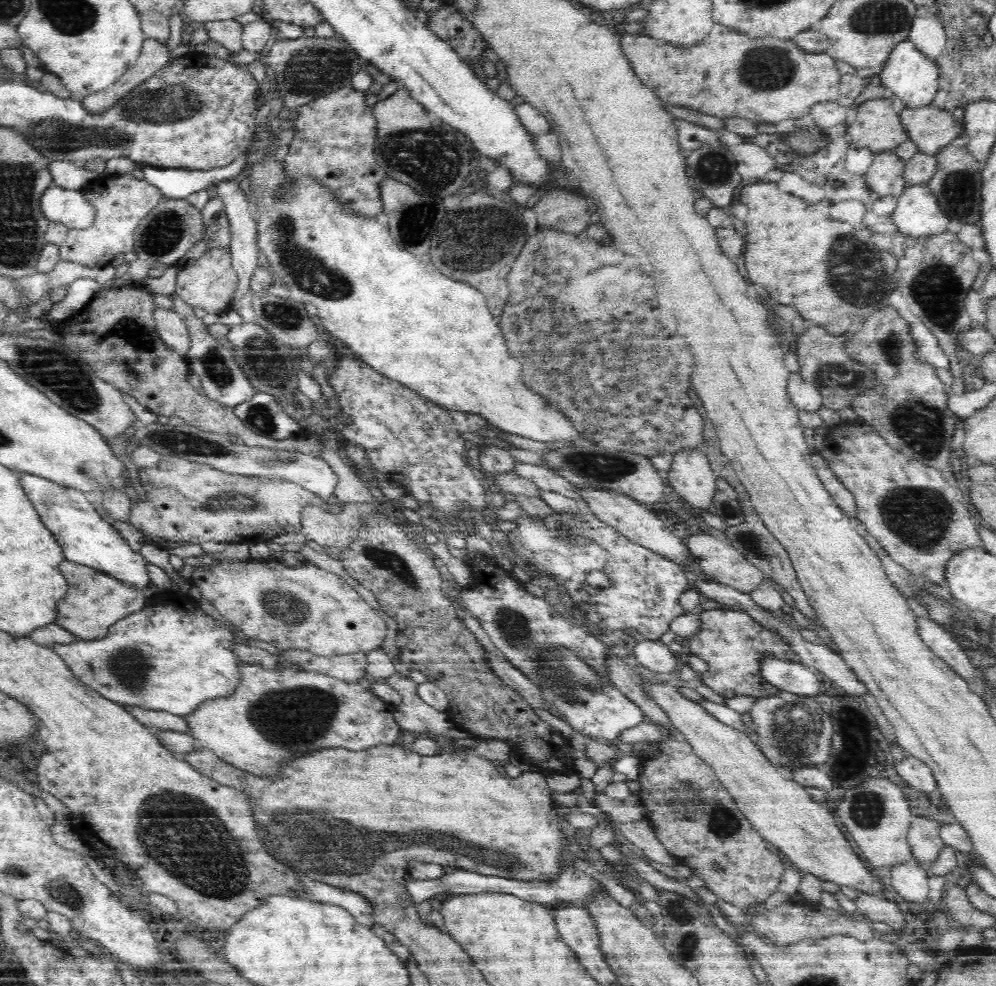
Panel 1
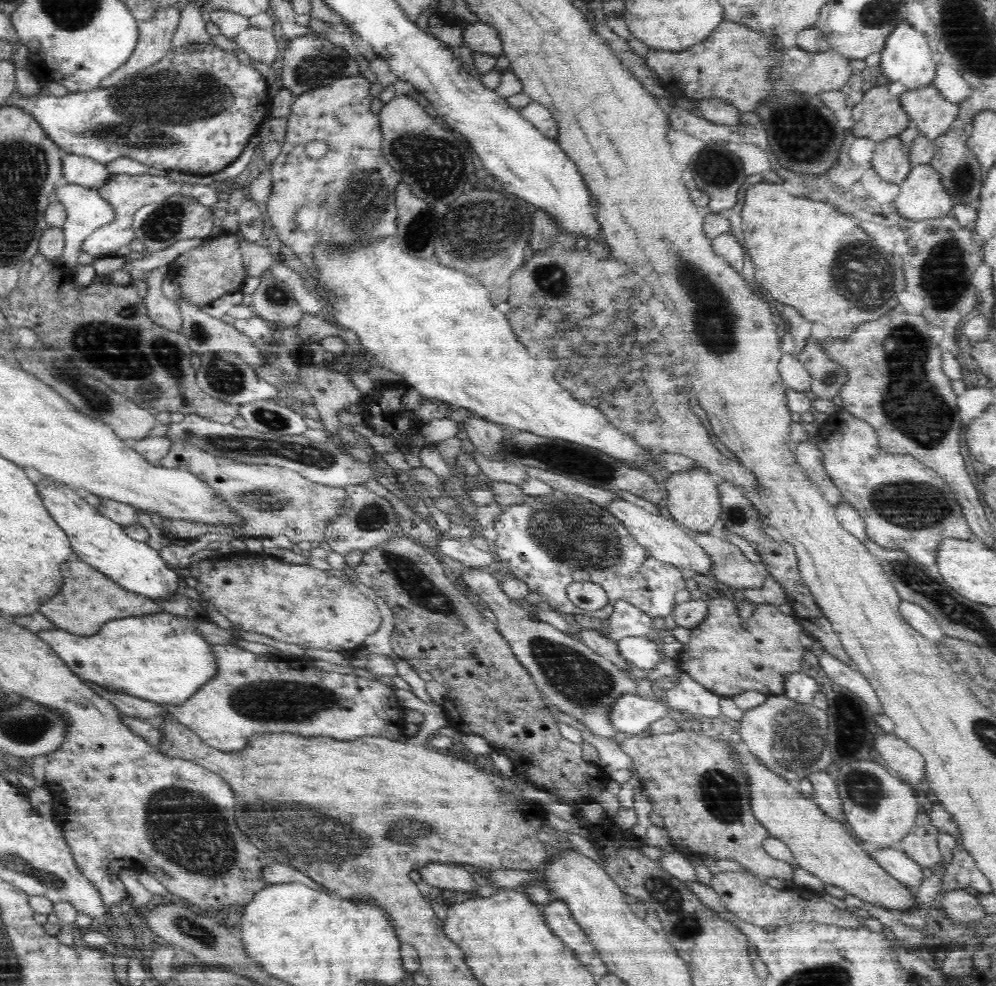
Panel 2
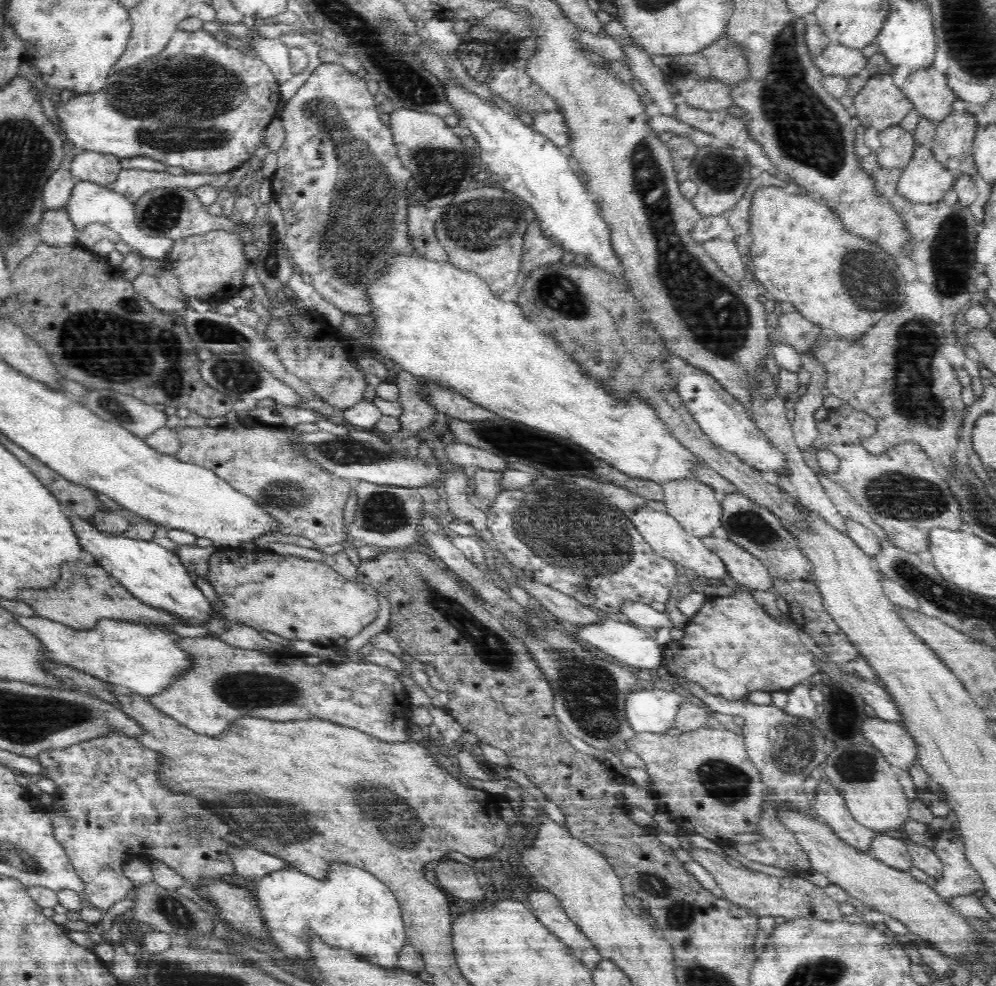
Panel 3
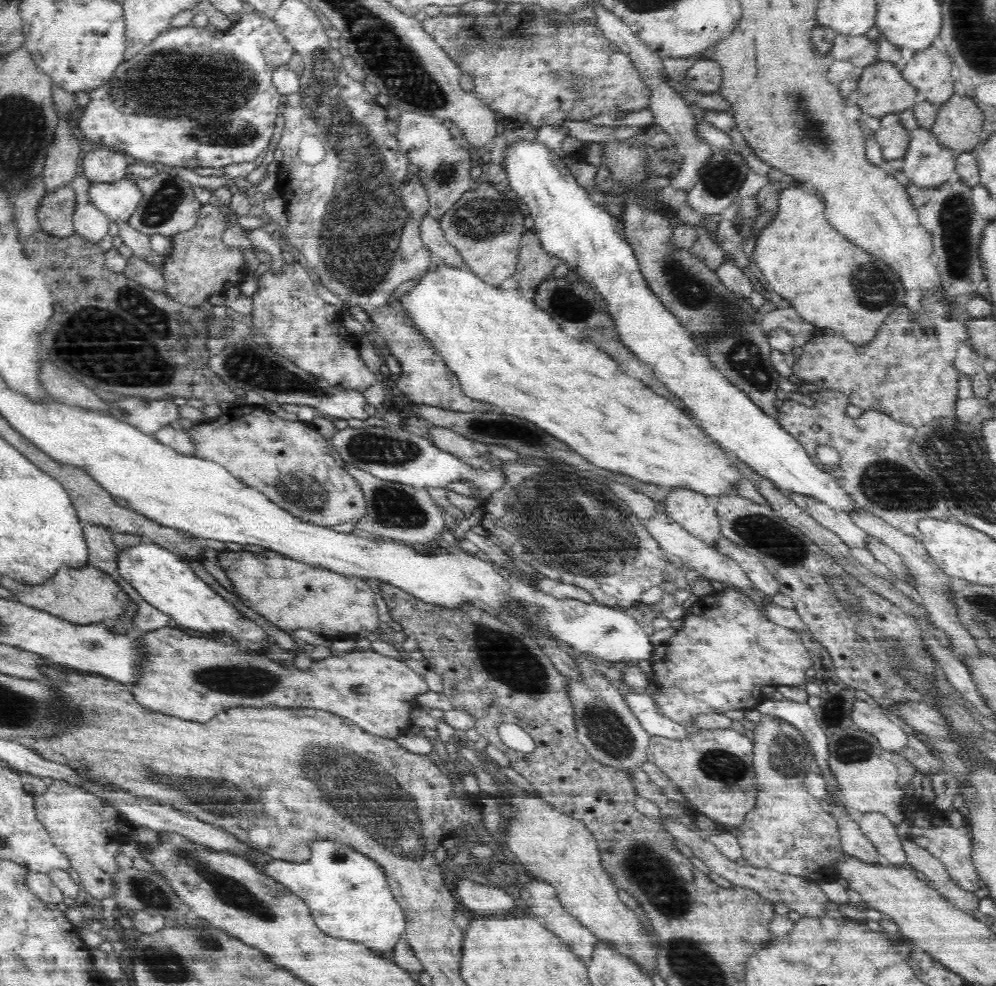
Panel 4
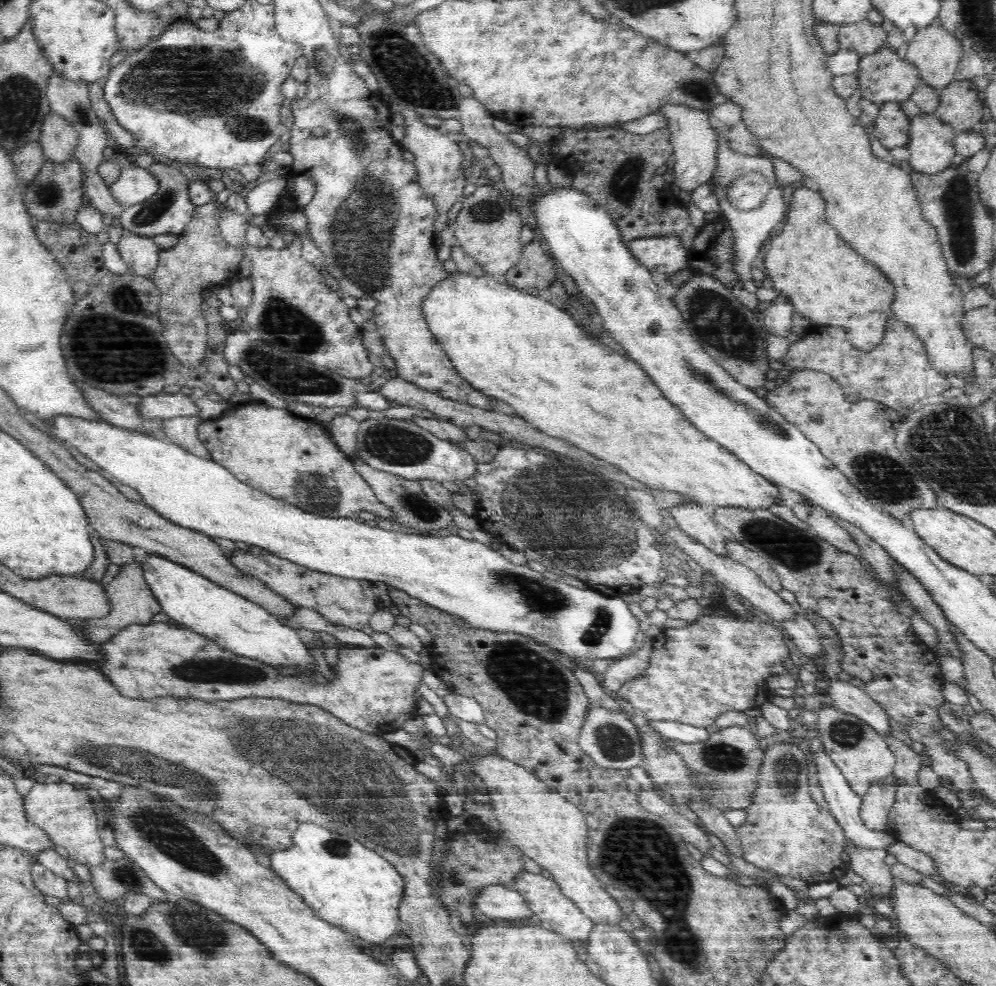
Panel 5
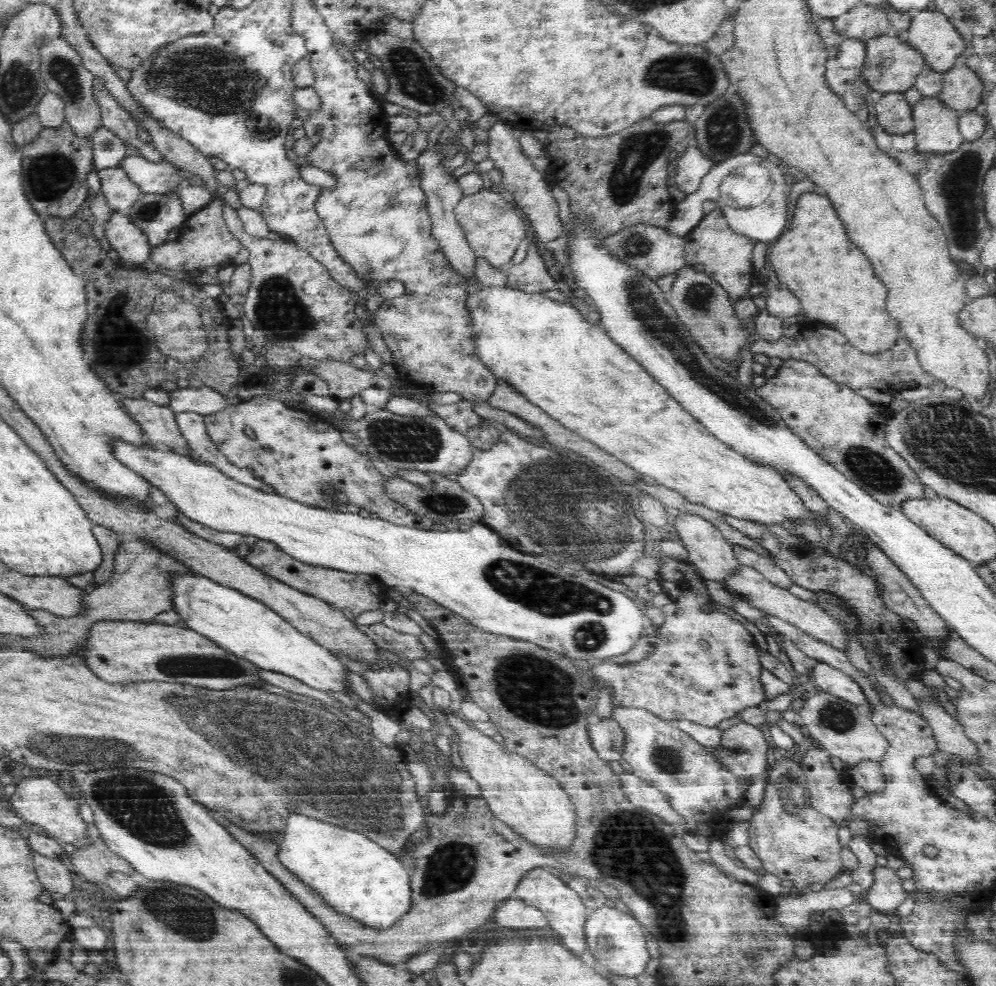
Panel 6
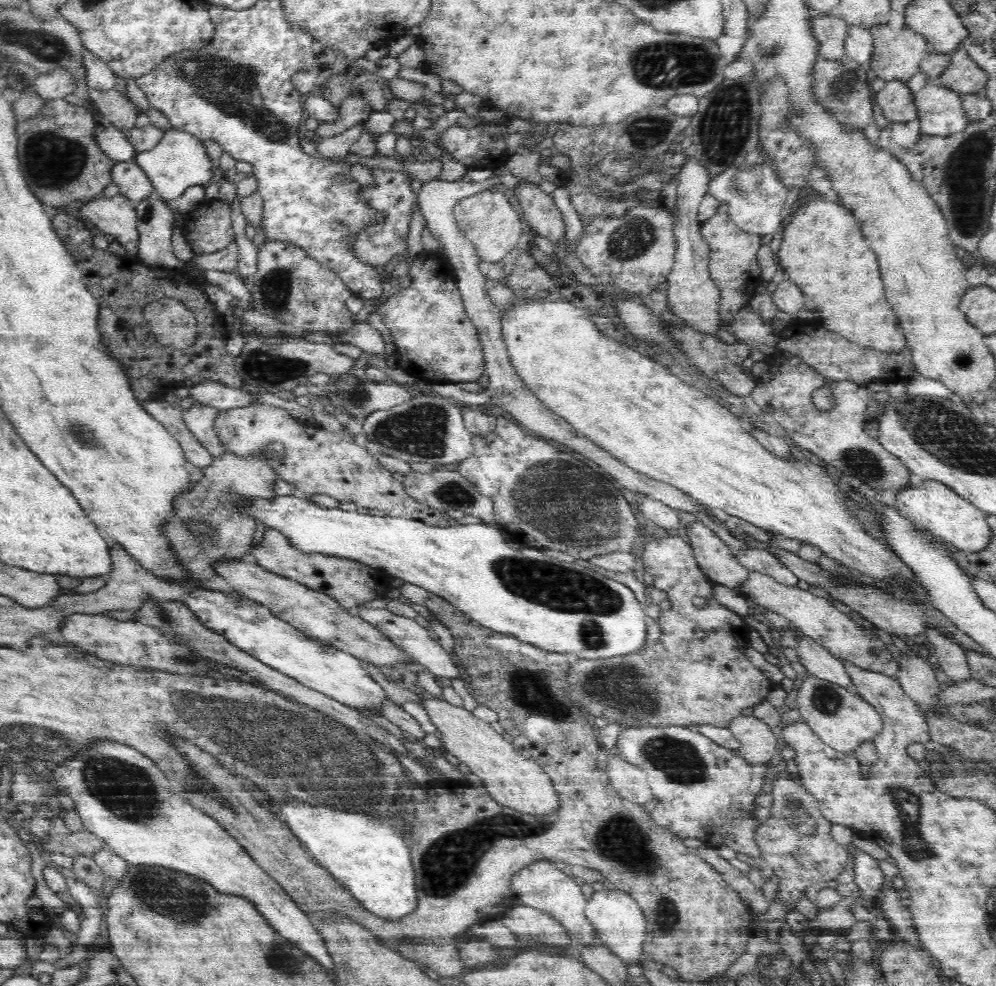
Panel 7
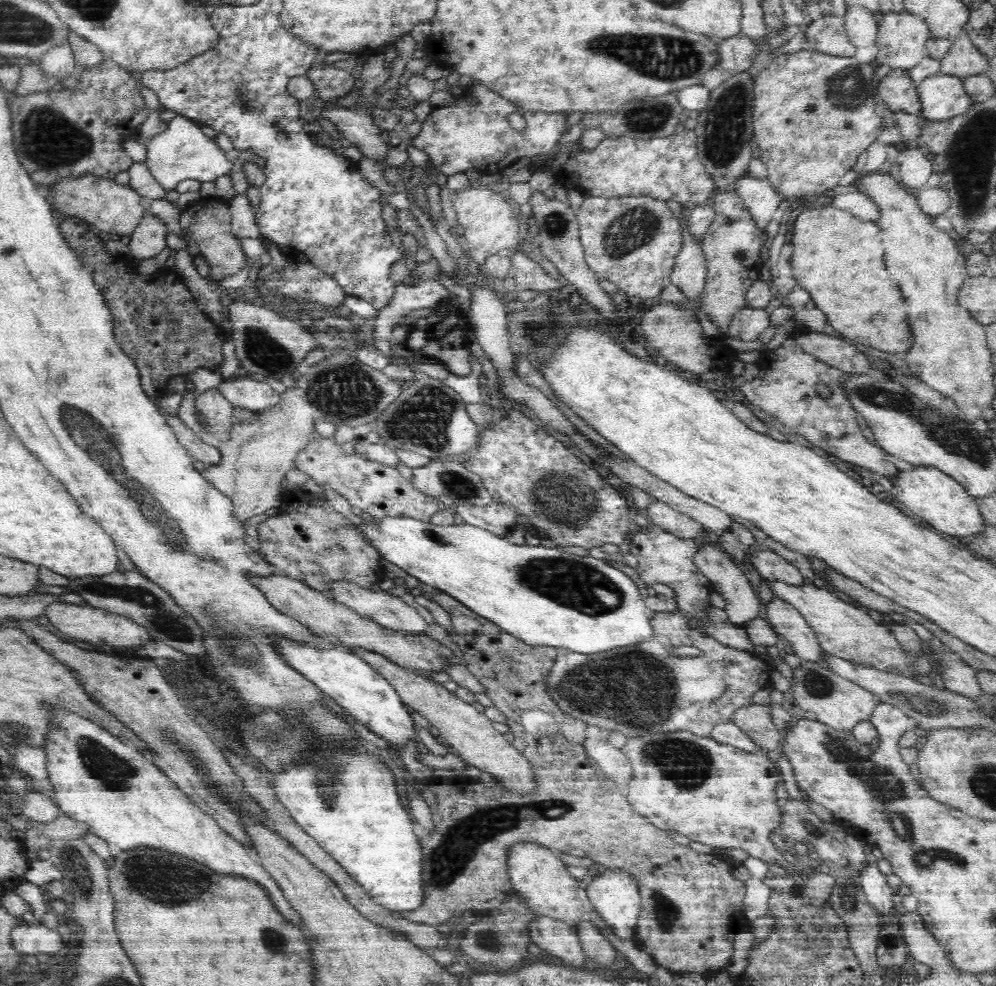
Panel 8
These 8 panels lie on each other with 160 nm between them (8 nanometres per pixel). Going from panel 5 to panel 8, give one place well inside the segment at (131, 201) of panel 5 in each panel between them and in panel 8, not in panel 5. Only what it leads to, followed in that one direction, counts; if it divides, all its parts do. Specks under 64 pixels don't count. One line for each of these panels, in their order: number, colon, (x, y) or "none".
6: (150, 177)
7: (178, 161)
8: (182, 151)

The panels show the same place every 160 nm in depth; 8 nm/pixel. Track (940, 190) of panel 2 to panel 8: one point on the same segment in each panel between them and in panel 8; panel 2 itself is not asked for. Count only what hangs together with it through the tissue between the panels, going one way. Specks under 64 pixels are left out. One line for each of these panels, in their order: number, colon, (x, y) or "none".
3: (925, 179)
4: (928, 163)
5: (931, 144)
6: (936, 129)
7: (940, 110)
8: (942, 96)

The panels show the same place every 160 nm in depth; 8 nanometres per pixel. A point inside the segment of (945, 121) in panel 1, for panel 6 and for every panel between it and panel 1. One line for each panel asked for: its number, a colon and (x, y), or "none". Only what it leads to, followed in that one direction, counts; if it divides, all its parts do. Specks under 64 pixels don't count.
2: (933, 114)
3: (927, 89)
4: (929, 71)
5: (936, 53)
6: (932, 34)

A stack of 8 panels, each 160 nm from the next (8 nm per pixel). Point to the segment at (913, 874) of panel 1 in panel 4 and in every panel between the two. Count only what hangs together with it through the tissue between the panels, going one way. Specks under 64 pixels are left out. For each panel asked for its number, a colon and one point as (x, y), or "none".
2: (896, 862)
3: (887, 849)
4: (887, 838)

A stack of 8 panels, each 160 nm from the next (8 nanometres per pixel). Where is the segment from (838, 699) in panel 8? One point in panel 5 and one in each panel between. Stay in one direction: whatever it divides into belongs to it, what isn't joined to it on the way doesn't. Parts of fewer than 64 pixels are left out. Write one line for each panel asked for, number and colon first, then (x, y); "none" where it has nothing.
5: (863, 756)
6: (846, 731)
7: (842, 719)

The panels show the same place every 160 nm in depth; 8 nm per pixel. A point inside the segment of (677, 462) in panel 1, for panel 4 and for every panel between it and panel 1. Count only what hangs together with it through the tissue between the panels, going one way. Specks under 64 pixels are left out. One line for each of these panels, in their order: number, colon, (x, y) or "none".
2: (693, 500)
3: (695, 506)
4: (691, 510)

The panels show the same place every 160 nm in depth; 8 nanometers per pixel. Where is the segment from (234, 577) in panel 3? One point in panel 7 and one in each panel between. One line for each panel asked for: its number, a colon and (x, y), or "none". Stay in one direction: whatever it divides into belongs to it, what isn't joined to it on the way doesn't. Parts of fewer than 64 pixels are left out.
4: (291, 594)
5: (347, 601)
6: (351, 593)
7: (350, 583)

